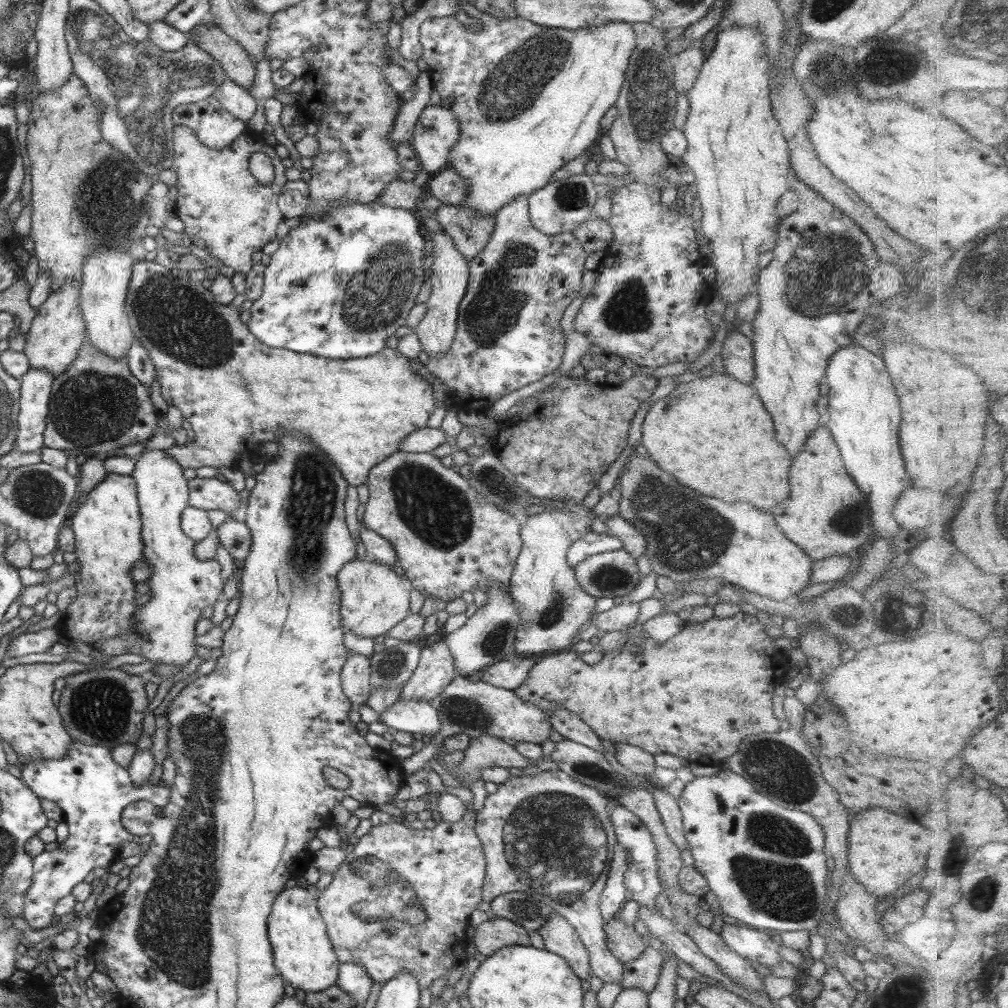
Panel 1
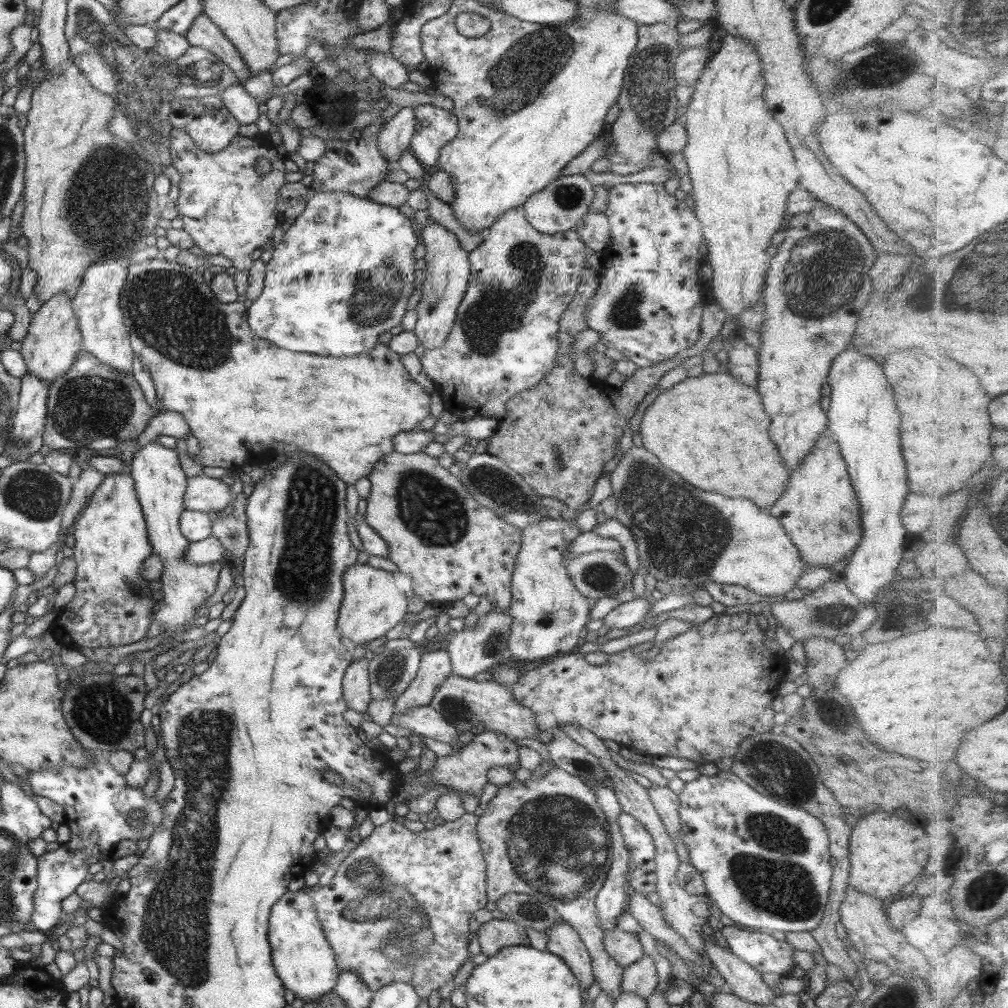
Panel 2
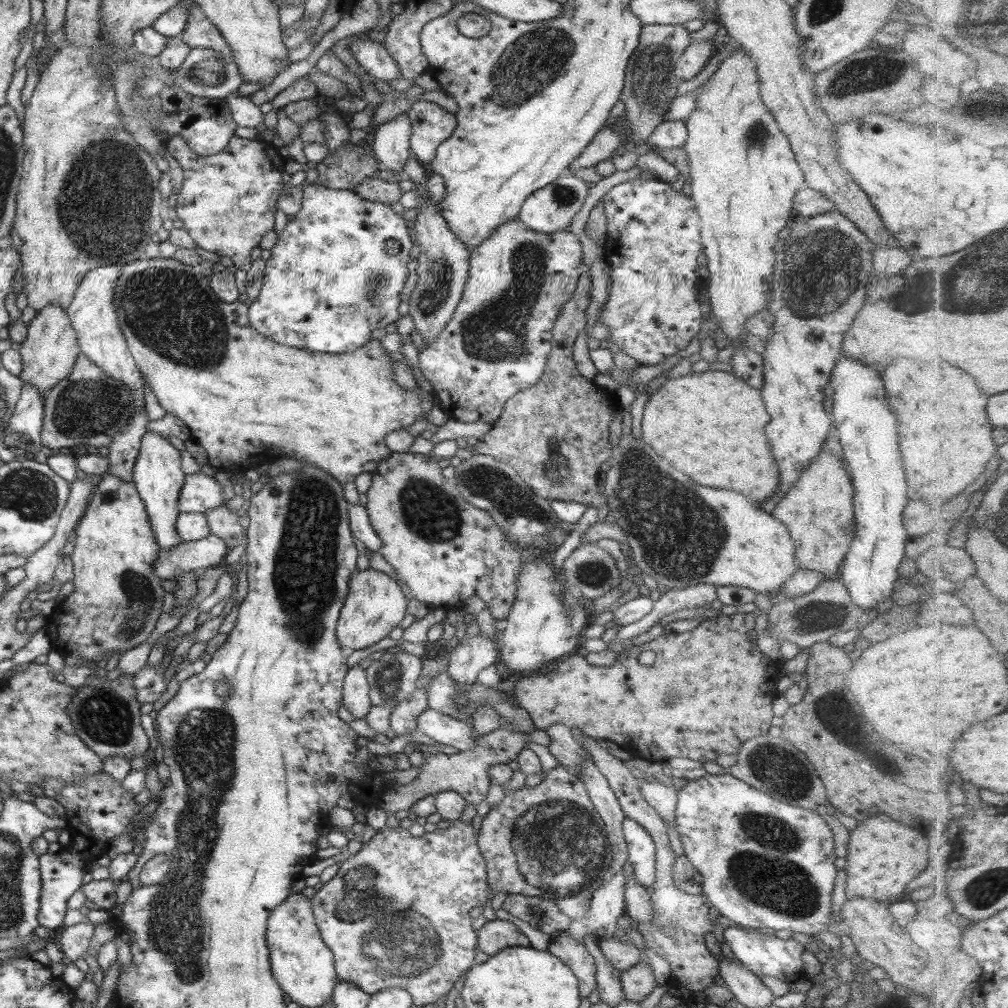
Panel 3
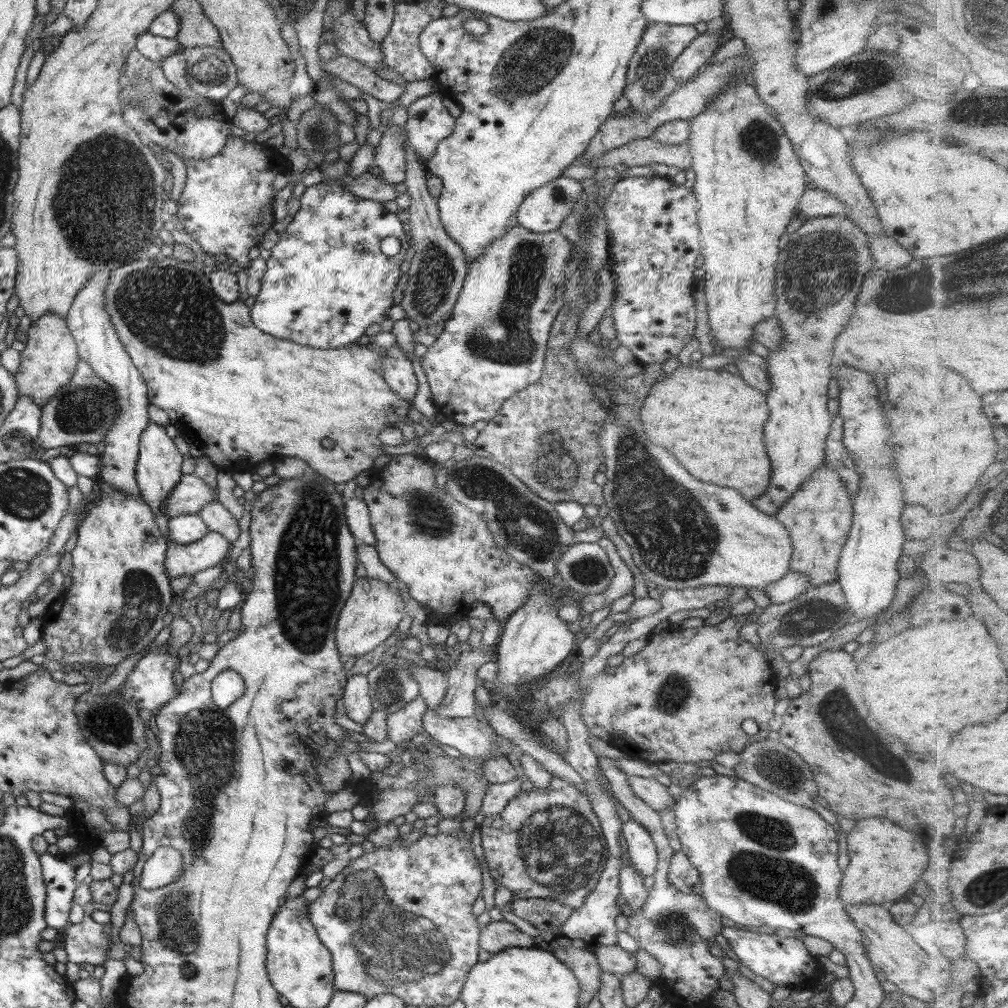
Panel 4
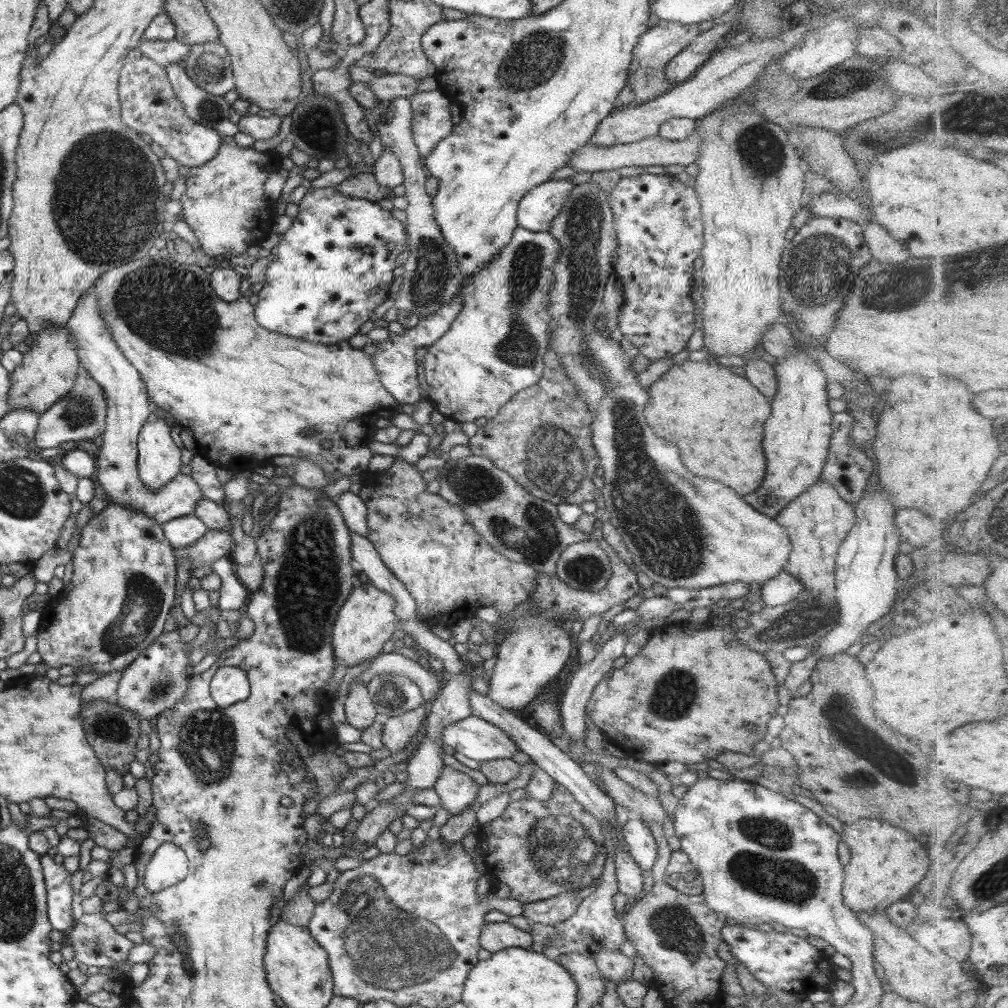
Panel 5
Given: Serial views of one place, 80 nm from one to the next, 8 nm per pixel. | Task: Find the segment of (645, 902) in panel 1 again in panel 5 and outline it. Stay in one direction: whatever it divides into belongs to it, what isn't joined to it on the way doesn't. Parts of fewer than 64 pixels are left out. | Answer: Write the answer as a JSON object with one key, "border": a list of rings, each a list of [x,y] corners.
{"border":[[[629,817],[621,829],[626,850],[642,870],[652,870],[657,858],[656,844],[650,830],[641,818]]]}

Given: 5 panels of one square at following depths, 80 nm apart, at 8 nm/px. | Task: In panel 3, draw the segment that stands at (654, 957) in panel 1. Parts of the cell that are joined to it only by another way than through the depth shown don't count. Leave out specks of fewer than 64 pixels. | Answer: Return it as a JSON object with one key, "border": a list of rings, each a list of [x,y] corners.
{"border":[[[643,961],[621,971],[620,981],[624,998],[638,1003],[656,987],[652,968]]]}

